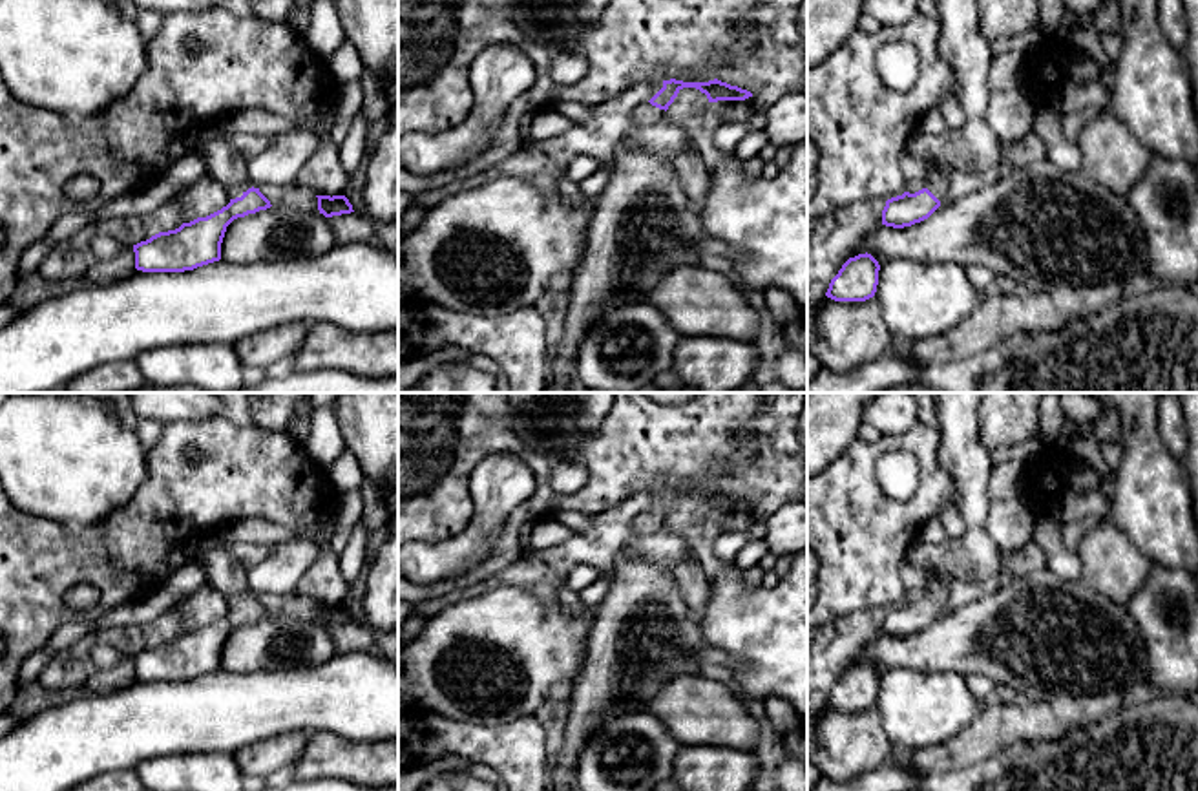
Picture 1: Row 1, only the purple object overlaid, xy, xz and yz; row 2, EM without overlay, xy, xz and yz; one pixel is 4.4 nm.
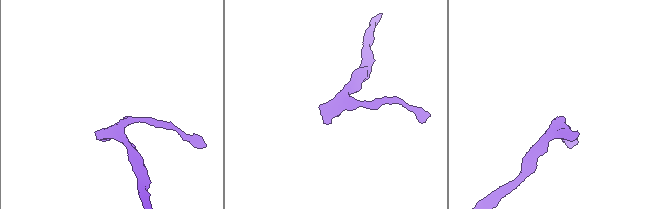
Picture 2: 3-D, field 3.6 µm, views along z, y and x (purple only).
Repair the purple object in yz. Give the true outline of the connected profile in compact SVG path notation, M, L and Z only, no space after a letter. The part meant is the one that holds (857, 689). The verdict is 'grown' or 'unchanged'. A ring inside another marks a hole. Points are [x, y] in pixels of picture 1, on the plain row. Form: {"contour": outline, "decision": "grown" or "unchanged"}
{"contour": "M871 663L849 667L825 701L835 711L866 711L875 705L880 674Z", "decision": "unchanged"}

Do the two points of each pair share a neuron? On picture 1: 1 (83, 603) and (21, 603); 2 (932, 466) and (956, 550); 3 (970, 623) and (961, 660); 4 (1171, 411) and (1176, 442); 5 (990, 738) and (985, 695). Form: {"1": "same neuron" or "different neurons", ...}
{"1": "different neurons", "2": "different neurons", "3": "same neuron", "4": "same neuron", "5": "different neurons"}

